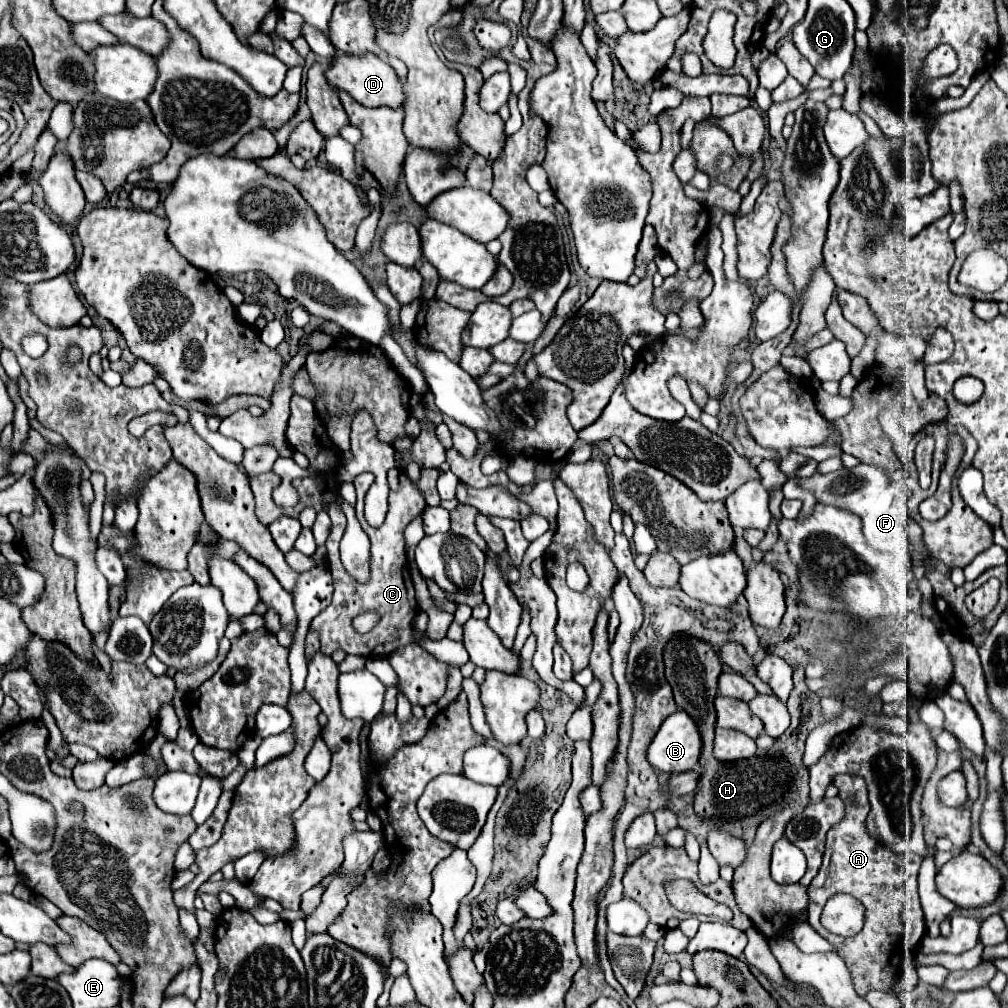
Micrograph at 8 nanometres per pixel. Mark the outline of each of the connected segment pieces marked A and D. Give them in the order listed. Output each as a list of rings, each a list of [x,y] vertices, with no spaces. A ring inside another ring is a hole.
[[[839,774],[833,778],[833,784],[839,790],[839,798],[845,802],[845,816],[841,822],[837,822],[825,842],[821,872],[813,882],[809,884],[809,910],[807,910],[807,922],[821,934],[821,910],[825,902],[835,892],[847,892],[855,896],[865,906],[865,926],[855,936],[849,938],[847,946],[839,946],[839,956],[847,962],[847,966],[853,972],[853,984],[859,996],[865,996],[869,990],[891,990],[893,988],[893,970],[891,970],[891,950],[897,946],[897,942],[905,936],[905,926],[901,924],[901,902],[899,902],[899,890],[903,888],[907,874],[901,868],[901,856],[893,854],[893,850],[887,850],[881,846],[881,842],[869,838],[865,830],[865,818],[871,810],[867,800],[865,782],[859,776]],[[849,794],[857,796],[857,806],[849,804]]]
[[[373,52],[363,54],[363,56],[351,56],[351,54],[337,54],[331,62],[329,62],[329,70],[325,72],[327,82],[337,88],[337,90],[345,90],[347,94],[351,94],[359,104],[375,108],[375,106],[389,106],[389,108],[399,108],[405,102],[405,94],[403,94],[403,86],[401,80],[397,78],[395,70],[381,60],[379,56],[375,56]]]

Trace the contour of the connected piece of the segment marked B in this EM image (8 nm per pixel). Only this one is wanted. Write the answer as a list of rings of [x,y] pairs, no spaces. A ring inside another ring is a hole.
[[[677,710],[657,730],[647,748],[649,764],[667,774],[689,772],[699,760],[701,736],[695,722],[683,710]]]

